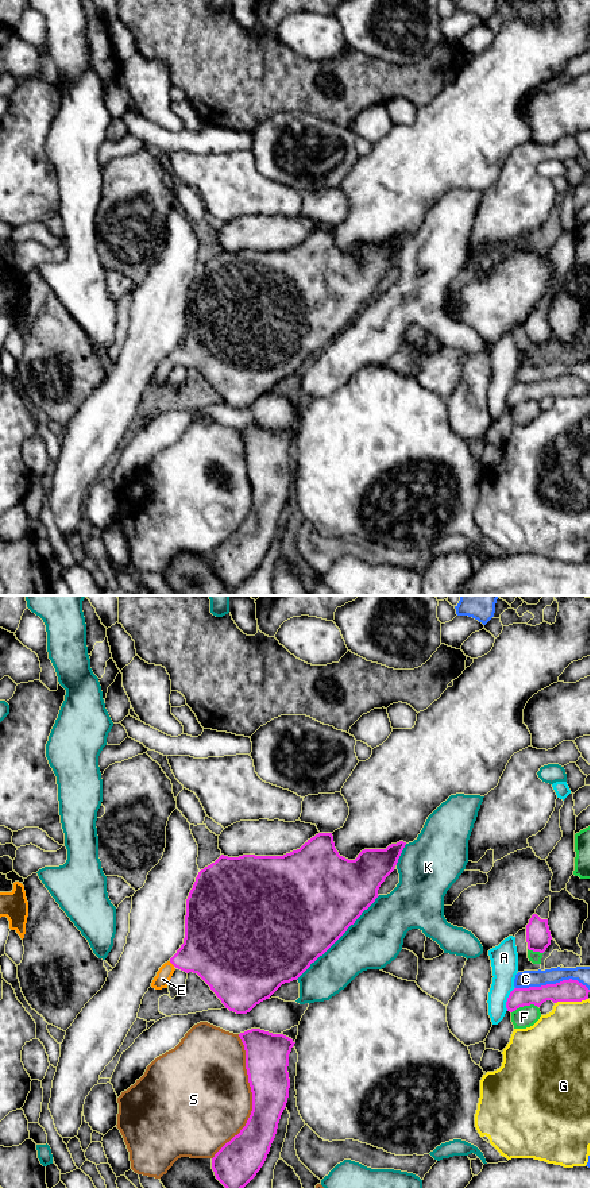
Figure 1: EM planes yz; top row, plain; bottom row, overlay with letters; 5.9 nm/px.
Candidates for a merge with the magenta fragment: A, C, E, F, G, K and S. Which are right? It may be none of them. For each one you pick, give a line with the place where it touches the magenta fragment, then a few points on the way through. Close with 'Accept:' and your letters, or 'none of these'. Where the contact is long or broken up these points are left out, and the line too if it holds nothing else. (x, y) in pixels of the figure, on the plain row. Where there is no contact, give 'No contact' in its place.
E: Touches magenta at yz (172, 358). Path across: yz (211, 343), (172, 358), (162, 374)
Accept: E

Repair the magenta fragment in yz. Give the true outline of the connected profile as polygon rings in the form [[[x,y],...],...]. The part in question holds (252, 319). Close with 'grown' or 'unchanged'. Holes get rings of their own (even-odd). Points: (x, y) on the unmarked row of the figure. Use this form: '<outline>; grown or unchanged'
[[[318,228],[308,235],[300,244],[283,251],[243,250],[239,252],[228,252],[221,250],[215,258],[198,267],[186,294],[184,339],[177,348],[159,363],[151,382],[155,385],[167,383],[174,366],[178,363],[186,369],[197,369],[229,406],[236,409],[250,408],[256,400],[269,394],[282,379],[297,375],[310,359],[322,351],[347,324],[355,319],[362,308],[375,297],[379,292],[378,285],[381,279],[394,266],[405,240],[406,238],[399,236],[389,240],[386,244],[364,244],[355,255],[348,255],[336,246],[332,228]]]; grown

